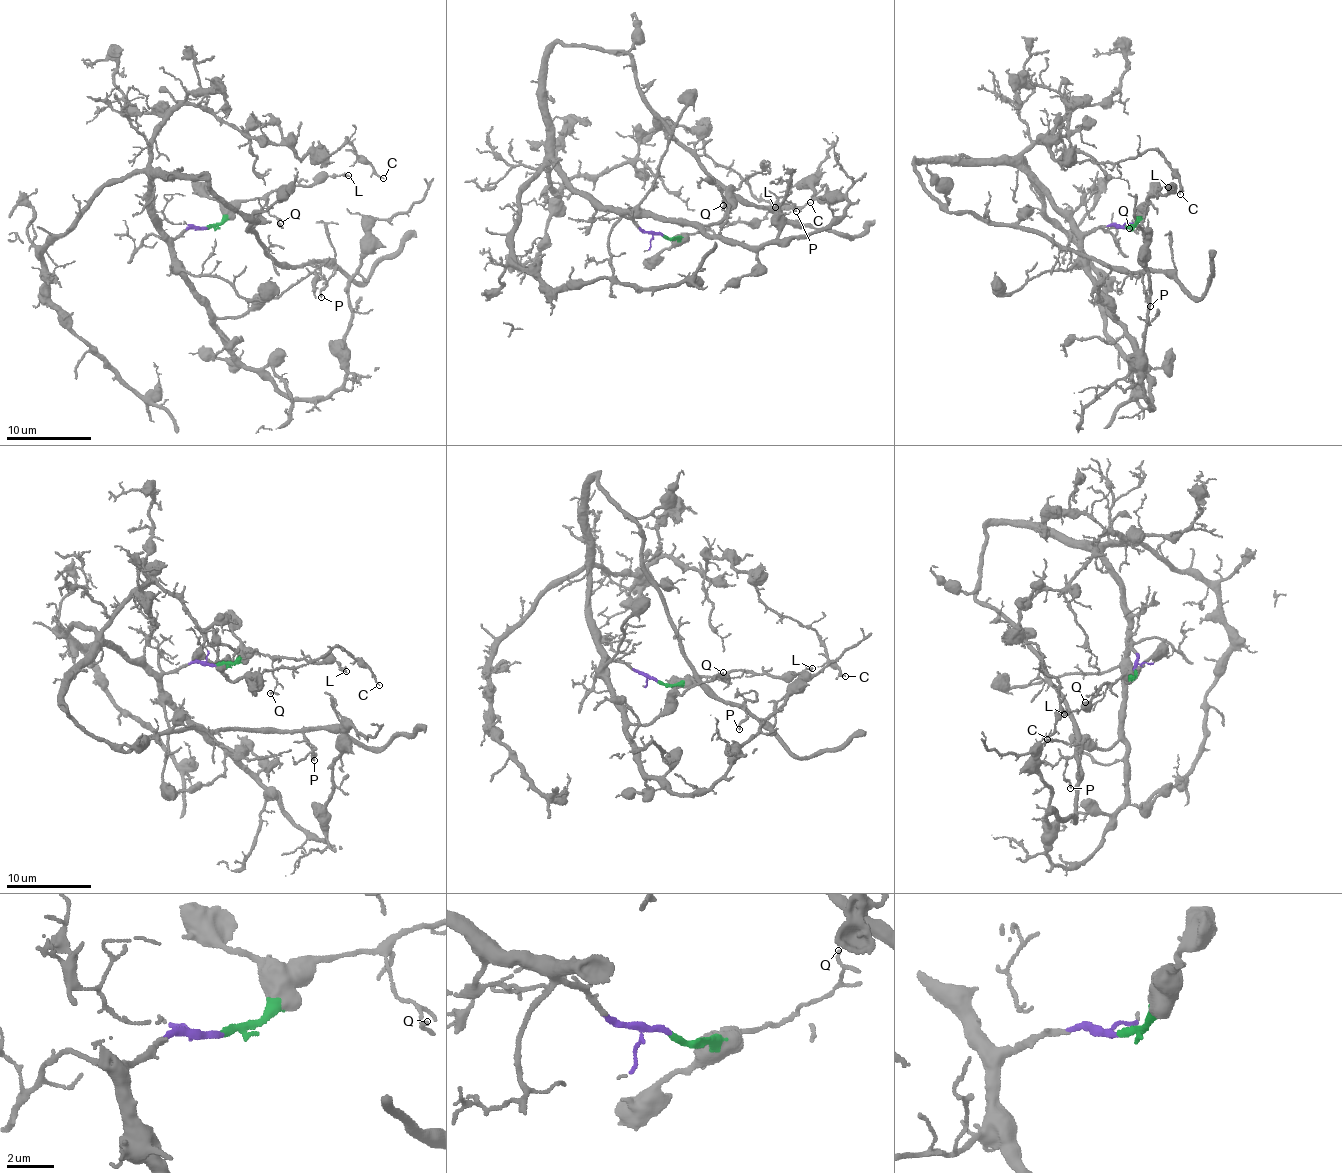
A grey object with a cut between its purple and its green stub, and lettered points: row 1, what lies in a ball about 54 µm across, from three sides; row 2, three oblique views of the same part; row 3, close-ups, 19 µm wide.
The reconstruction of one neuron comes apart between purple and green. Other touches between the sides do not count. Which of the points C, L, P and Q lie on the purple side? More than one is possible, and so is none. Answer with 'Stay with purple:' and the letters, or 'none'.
Stay with purple: C, P

